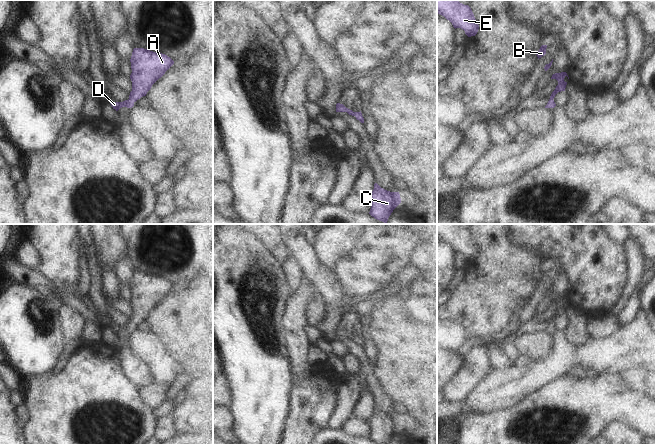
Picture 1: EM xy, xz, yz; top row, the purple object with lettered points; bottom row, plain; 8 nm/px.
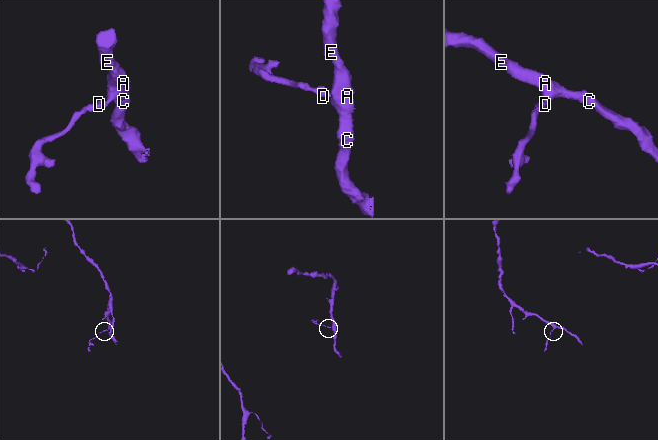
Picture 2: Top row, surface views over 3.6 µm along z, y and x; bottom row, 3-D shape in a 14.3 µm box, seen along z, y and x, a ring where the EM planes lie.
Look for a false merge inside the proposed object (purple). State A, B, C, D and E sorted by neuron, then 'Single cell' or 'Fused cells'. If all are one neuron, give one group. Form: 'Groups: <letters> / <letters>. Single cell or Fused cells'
Groups: A B C D E. Single cell.

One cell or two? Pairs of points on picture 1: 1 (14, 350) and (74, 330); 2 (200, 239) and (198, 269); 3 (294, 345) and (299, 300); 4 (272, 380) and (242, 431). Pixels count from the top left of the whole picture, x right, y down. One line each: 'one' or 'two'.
1: two
2: one
3: one
4: one

